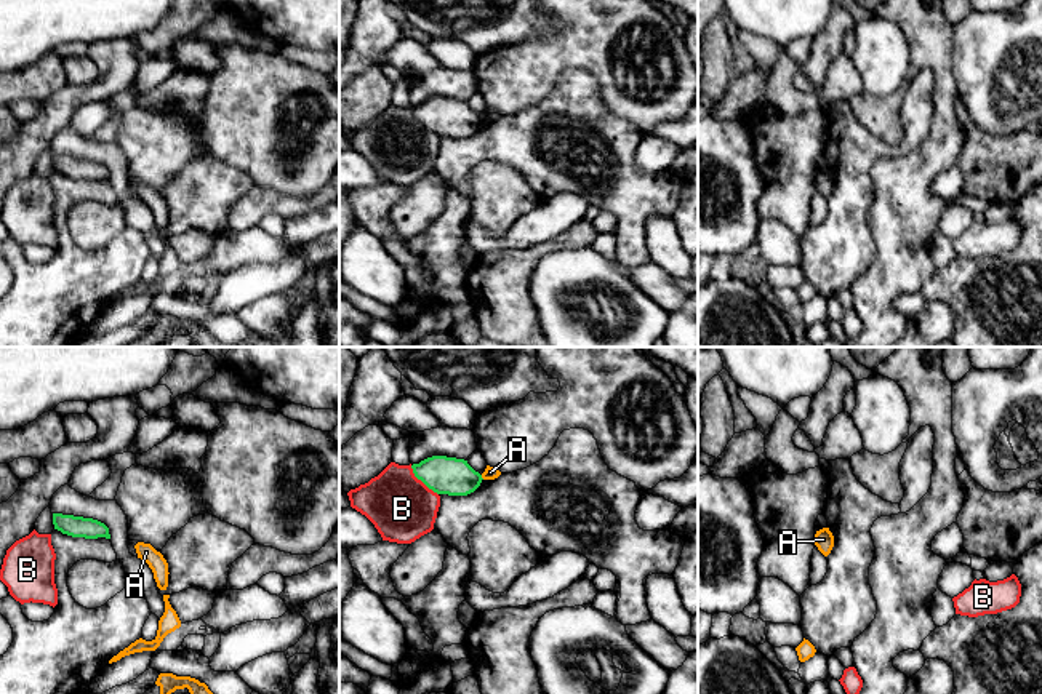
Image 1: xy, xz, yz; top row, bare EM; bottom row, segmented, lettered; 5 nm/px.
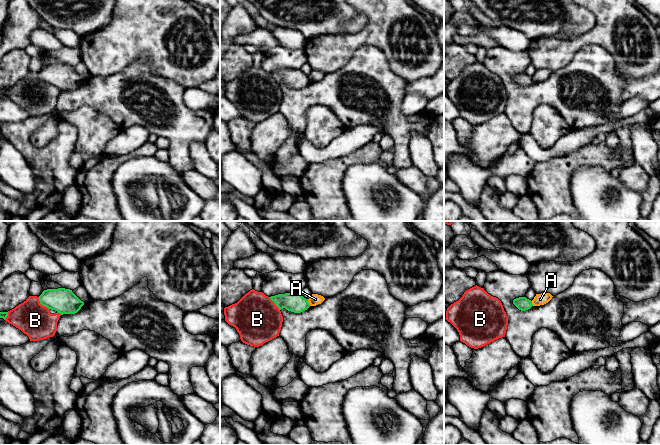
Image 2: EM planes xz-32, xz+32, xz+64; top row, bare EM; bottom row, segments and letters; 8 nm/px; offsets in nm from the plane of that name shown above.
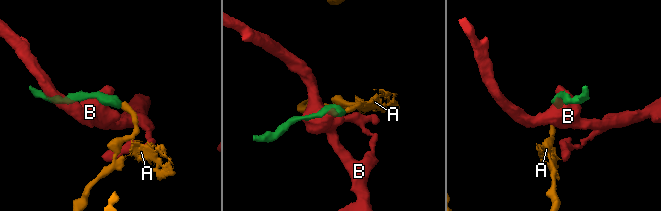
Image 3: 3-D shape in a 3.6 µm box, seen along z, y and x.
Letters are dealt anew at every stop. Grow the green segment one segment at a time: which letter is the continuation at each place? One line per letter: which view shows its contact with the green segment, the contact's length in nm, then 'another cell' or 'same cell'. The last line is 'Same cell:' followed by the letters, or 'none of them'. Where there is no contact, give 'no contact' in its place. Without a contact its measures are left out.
A: meets green in xz; contact 30 nm long; another cell
B: meets green in xz; contact 200 nm long; another cell
Same cell: none of them

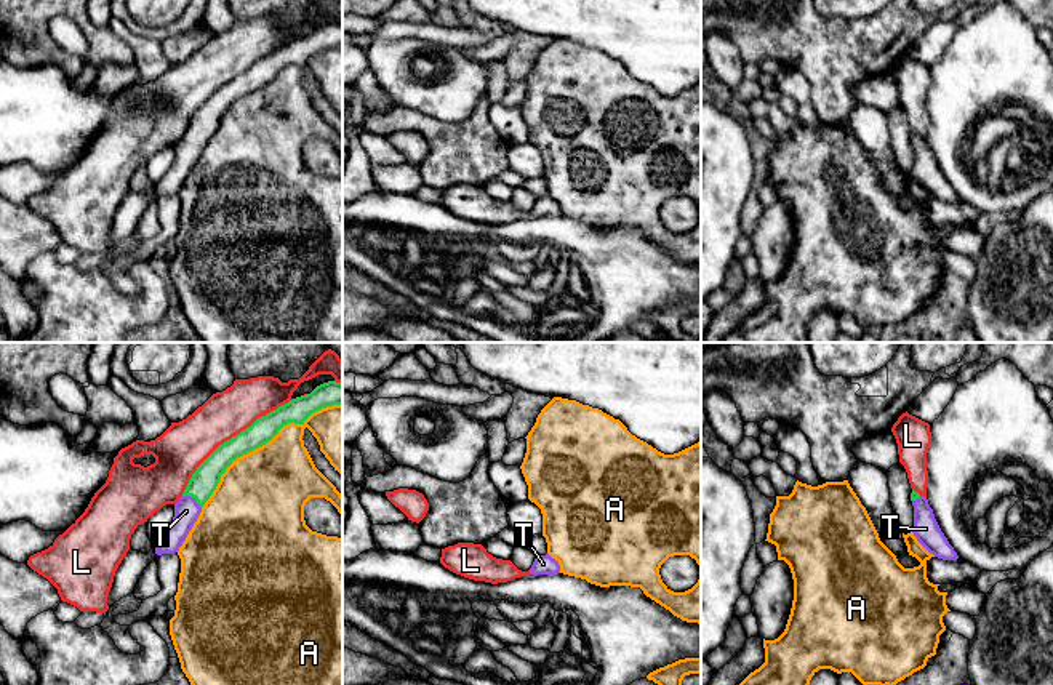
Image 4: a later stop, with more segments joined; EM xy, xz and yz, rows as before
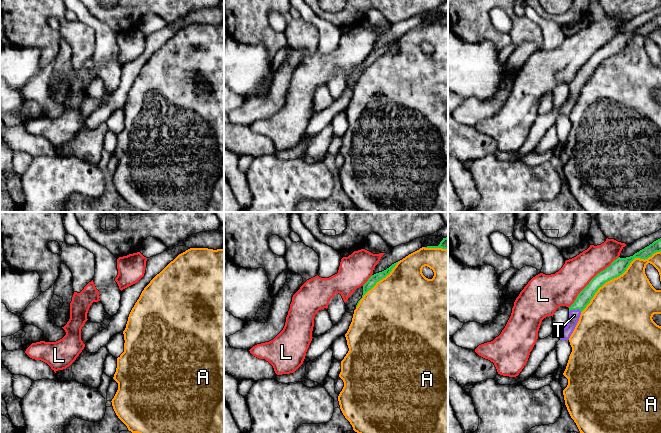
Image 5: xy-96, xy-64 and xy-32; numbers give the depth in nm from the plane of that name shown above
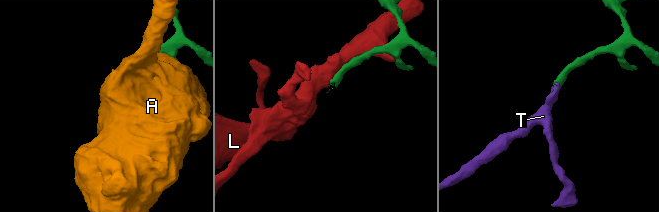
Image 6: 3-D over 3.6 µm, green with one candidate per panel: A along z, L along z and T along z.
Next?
A: meets green in xy; contact 900 nm long; another cell
L: meets green in xy; contact 750 nm long; another cell
T: meets green in xy; contact 120 nm long; same cell
Same cell: T

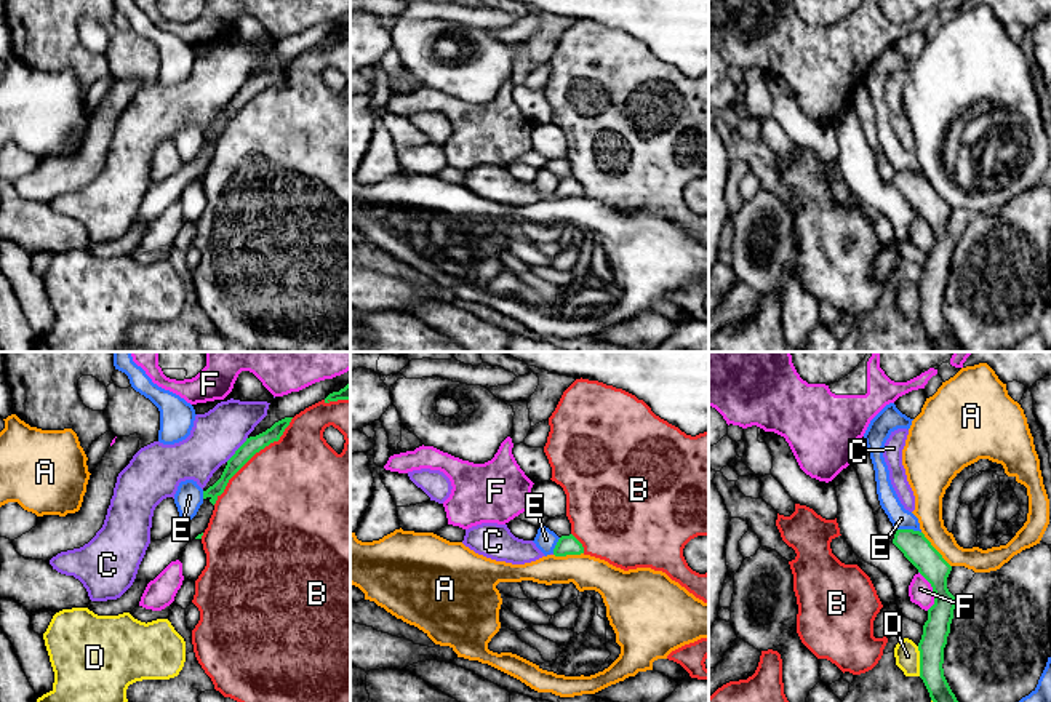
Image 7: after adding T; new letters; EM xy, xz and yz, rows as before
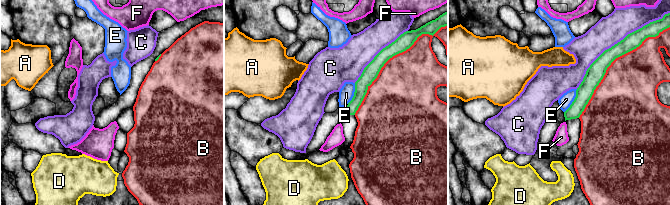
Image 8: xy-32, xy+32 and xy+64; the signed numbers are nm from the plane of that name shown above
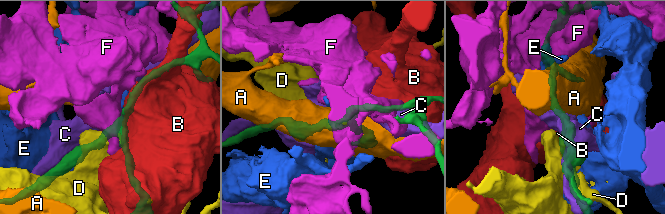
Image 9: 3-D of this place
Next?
A: meets green in yz; contact 240 nm long; another cell
B: meets green in xy; contact 600 nm long; another cell
C: meets green in xy; contact 170 nm long; another cell
D: meets green in yz; contact 150 nm long; another cell
E: meets green in yz; contact 120 nm long; another cell
F: meets green in yz; contact 200 nm long; another cell
Same cell: none of them

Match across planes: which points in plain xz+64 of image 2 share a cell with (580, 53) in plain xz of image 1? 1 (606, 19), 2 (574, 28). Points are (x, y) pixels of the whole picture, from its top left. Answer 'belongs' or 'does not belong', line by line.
1: belongs
2: does not belong

